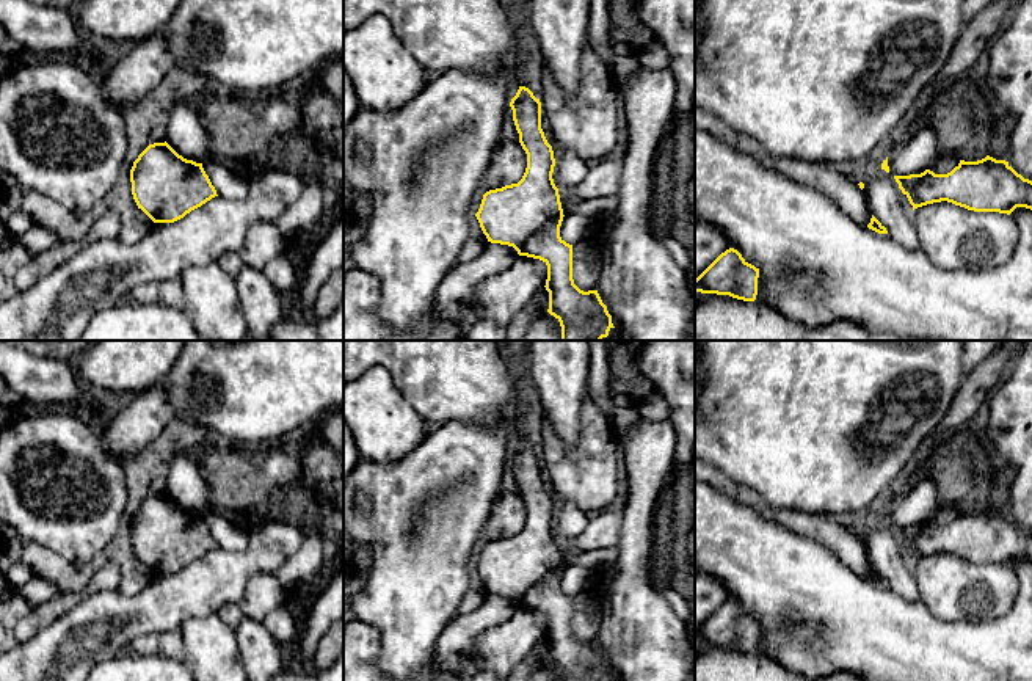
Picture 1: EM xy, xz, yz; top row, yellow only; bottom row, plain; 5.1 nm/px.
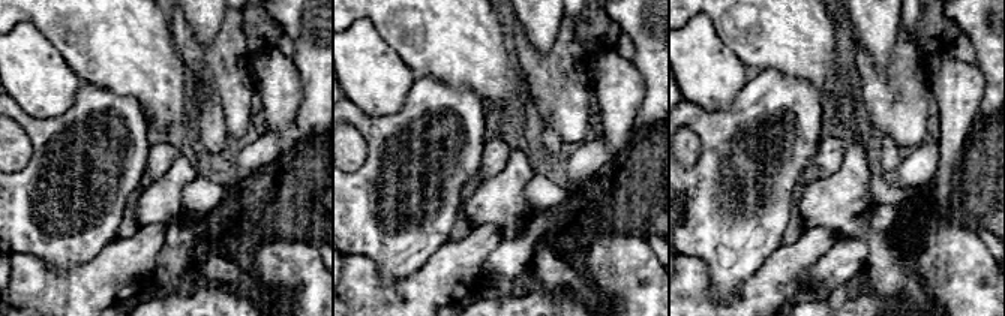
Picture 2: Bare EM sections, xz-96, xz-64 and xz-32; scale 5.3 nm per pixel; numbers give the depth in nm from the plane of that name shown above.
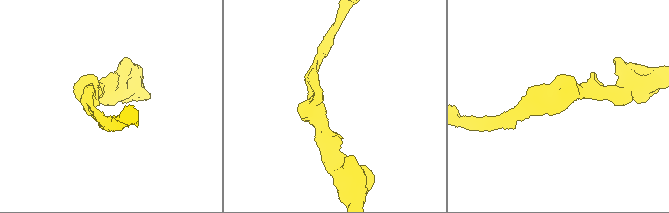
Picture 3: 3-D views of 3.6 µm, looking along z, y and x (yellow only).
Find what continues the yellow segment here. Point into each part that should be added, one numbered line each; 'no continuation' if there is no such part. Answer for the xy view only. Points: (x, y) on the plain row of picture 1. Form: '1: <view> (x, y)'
no continuation

